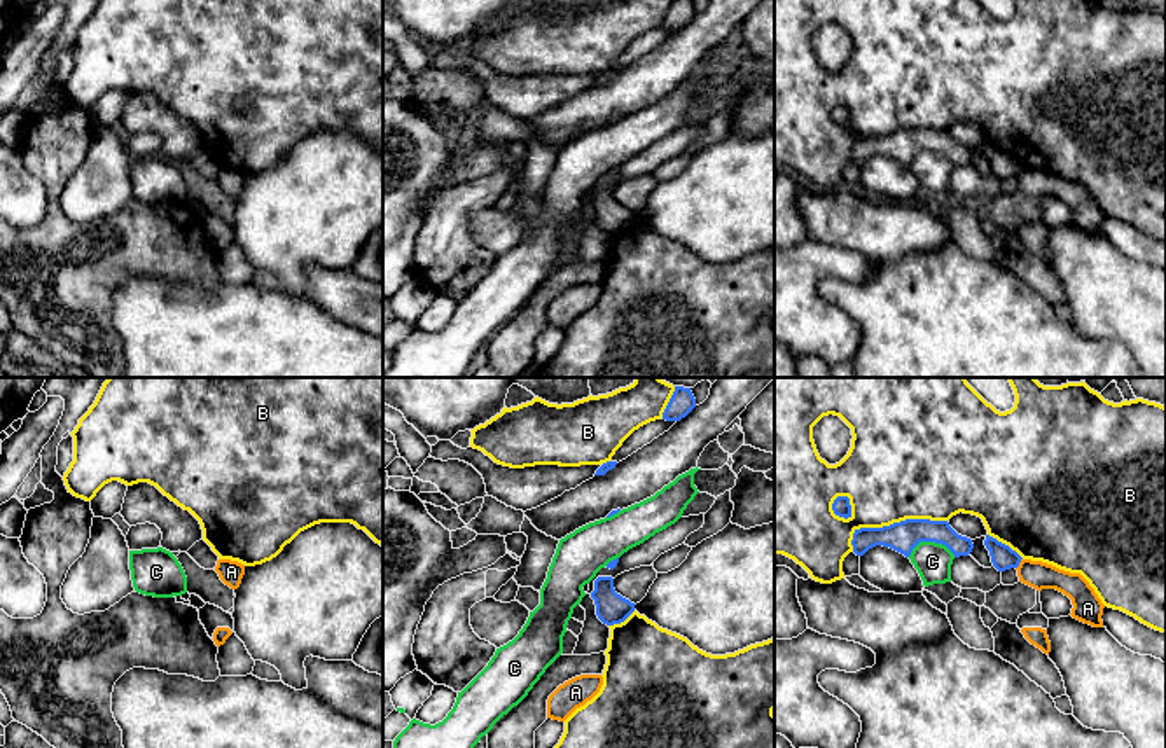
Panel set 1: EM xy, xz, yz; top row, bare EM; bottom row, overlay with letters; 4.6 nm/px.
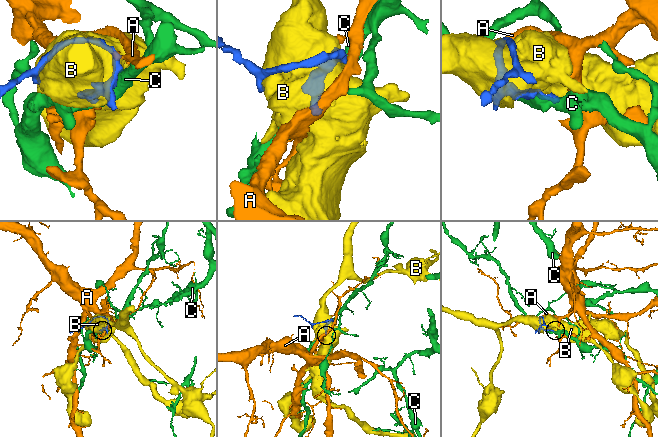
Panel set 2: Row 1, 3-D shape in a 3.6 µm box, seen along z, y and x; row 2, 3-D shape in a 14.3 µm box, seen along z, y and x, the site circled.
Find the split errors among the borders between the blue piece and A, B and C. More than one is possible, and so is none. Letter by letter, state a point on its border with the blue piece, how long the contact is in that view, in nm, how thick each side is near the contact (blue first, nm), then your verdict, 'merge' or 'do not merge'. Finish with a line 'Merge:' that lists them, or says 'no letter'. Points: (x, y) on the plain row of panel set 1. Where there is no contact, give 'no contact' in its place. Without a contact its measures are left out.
A: yz (1020, 170) | 60 nm | 110/130 nm | do not merge
B: yz (890, 133) | 460 nm | 140/460 nm | do not merge
C: yz (930, 149) | 220 nm | 140/160 nm | do not merge
Merge: no letter

